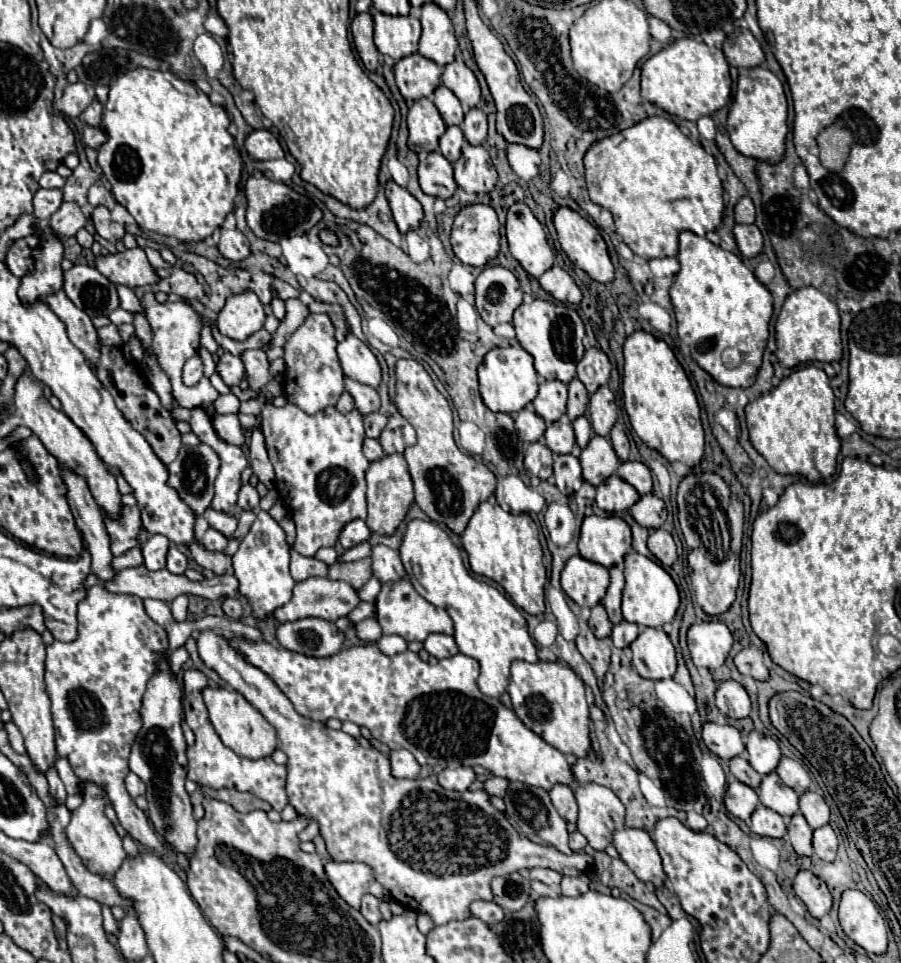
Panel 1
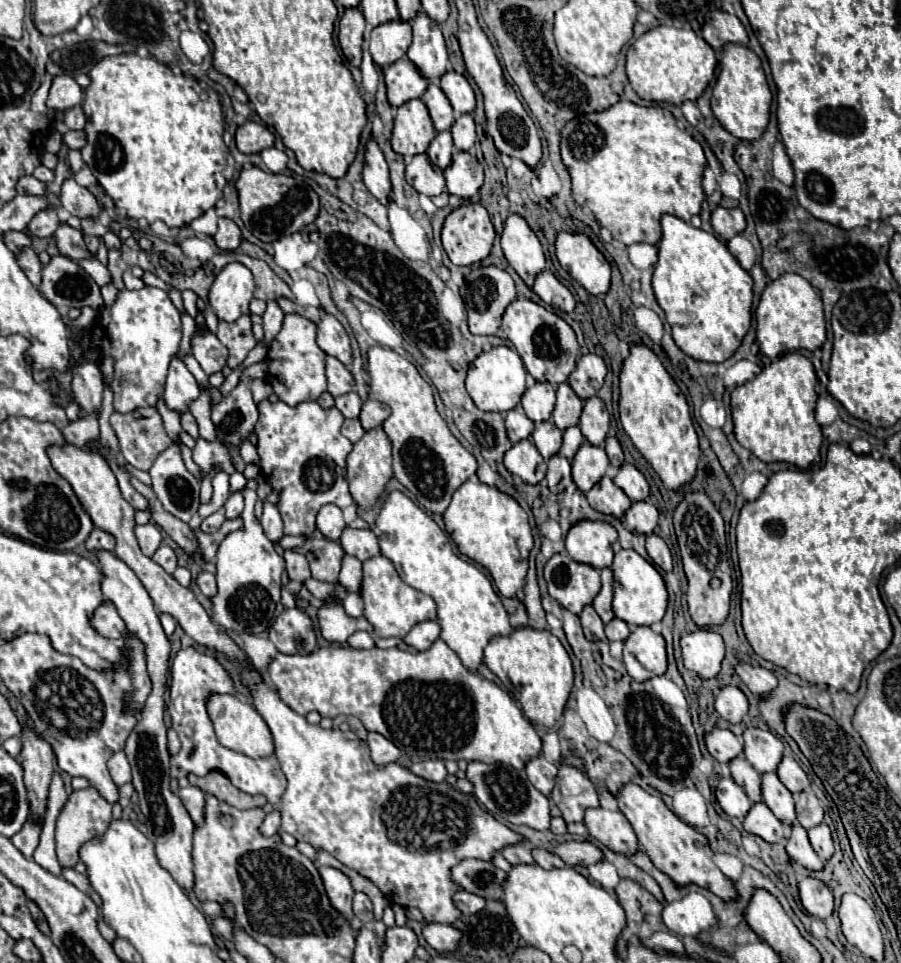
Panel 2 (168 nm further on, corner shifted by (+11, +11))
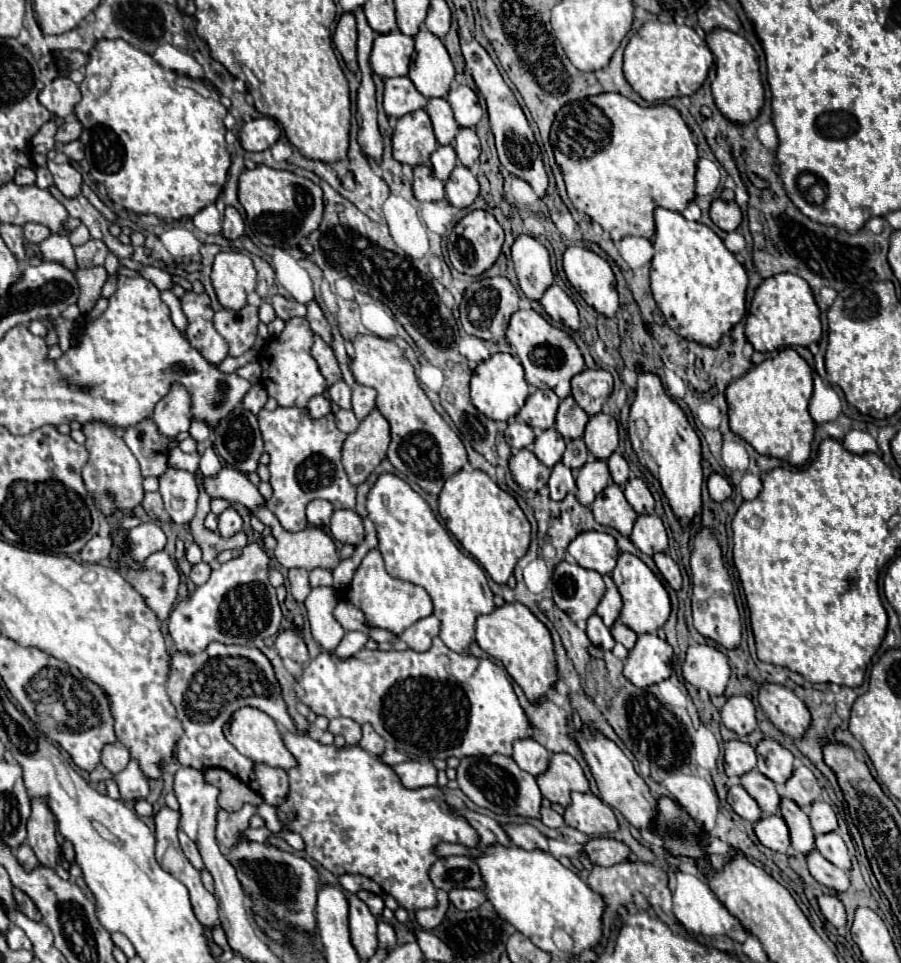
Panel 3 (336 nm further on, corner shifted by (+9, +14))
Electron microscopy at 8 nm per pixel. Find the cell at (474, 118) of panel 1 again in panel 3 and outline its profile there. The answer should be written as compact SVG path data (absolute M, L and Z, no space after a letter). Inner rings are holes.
M461 128L455 136L453 148L455 148L461 164L471 166L479 158L479 152L481 152L481 144L479 144L479 138L477 138L475 130L473 128Z

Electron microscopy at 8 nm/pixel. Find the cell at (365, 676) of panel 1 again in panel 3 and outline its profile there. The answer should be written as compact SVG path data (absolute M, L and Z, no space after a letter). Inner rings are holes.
M439 636L433 640L427 652L383 652L363 648L351 658L339 658L335 652L321 652L303 666L299 686L303 692L299 700L317 716L325 716L329 720L347 716L359 724L371 724L385 738L389 748L411 754L415 758L423 758L423 754L431 760L447 760L451 756L511 756L513 744L527 738L531 728L517 694L507 680L507 672L489 658L475 658L449 650Z

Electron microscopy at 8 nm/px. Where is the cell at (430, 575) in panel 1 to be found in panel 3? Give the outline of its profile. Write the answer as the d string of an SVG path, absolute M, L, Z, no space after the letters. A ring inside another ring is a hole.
M381 474L367 496L367 512L375 522L379 552L391 576L427 590L433 600L433 614L441 622L439 638L455 652L467 654L475 640L475 620L495 610L493 592L479 562L463 554L449 532L439 524L429 504L399 476Z

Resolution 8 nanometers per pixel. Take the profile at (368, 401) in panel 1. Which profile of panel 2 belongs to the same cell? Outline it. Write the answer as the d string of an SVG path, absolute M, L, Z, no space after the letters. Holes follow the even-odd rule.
M335 357L325 359L325 375L327 375L327 391L333 397L349 393L355 387L353 375L349 373L349 369L345 365L341 365L341 361L337 361Z

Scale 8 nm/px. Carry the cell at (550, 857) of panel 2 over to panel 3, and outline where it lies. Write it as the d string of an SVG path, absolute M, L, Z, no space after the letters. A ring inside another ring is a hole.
M509 824L509 826L505 826L505 832L509 834L511 842L523 850L543 850L543 852L549 850L547 836L543 836L537 828L529 826L529 824L521 824L521 826Z

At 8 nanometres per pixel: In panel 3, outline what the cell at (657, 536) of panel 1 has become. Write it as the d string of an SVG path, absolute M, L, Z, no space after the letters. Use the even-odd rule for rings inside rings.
M657 552L653 556L653 560L655 560L659 572L663 574L663 578L671 584L671 588L679 590L681 588L681 572L679 572L679 566L673 562L673 558L665 552Z

